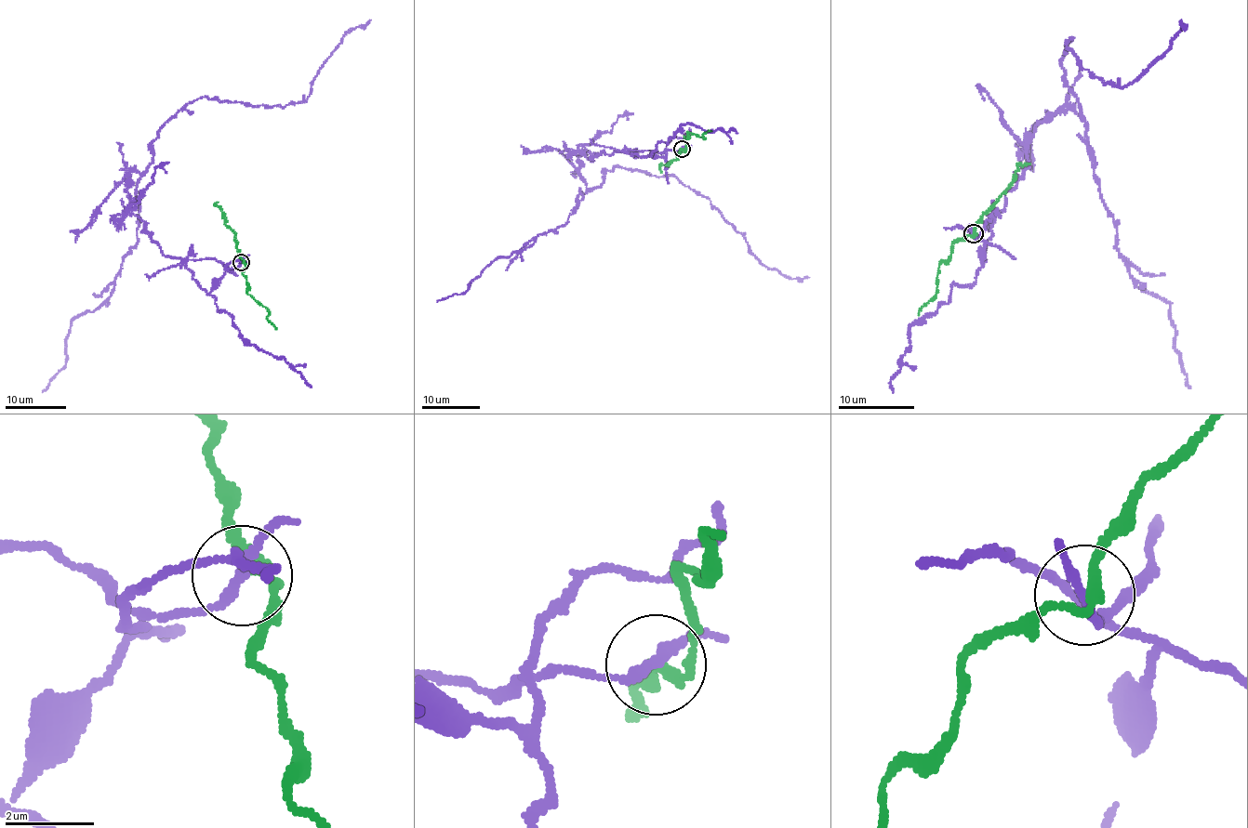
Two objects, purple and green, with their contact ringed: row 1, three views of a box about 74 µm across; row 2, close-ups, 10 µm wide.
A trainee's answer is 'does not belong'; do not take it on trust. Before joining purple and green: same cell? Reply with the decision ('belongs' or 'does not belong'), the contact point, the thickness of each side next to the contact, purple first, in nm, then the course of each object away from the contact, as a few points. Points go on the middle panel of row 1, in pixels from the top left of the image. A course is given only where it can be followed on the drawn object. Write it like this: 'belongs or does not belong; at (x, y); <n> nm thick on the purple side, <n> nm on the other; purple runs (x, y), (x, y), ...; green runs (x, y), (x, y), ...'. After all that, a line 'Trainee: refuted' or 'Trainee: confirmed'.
does not belong; at (682, 149); 200 nm thick on the purple side, 220 nm on the other; purple runs (681, 150), (582, 152), (579, 177), (589, 188), (619, 165), (674, 175), (759, 261), (809, 277); green runs (683, 150), (688, 132), (703, 138), (702, 136), (711, 131)
Trainee: confirmed

